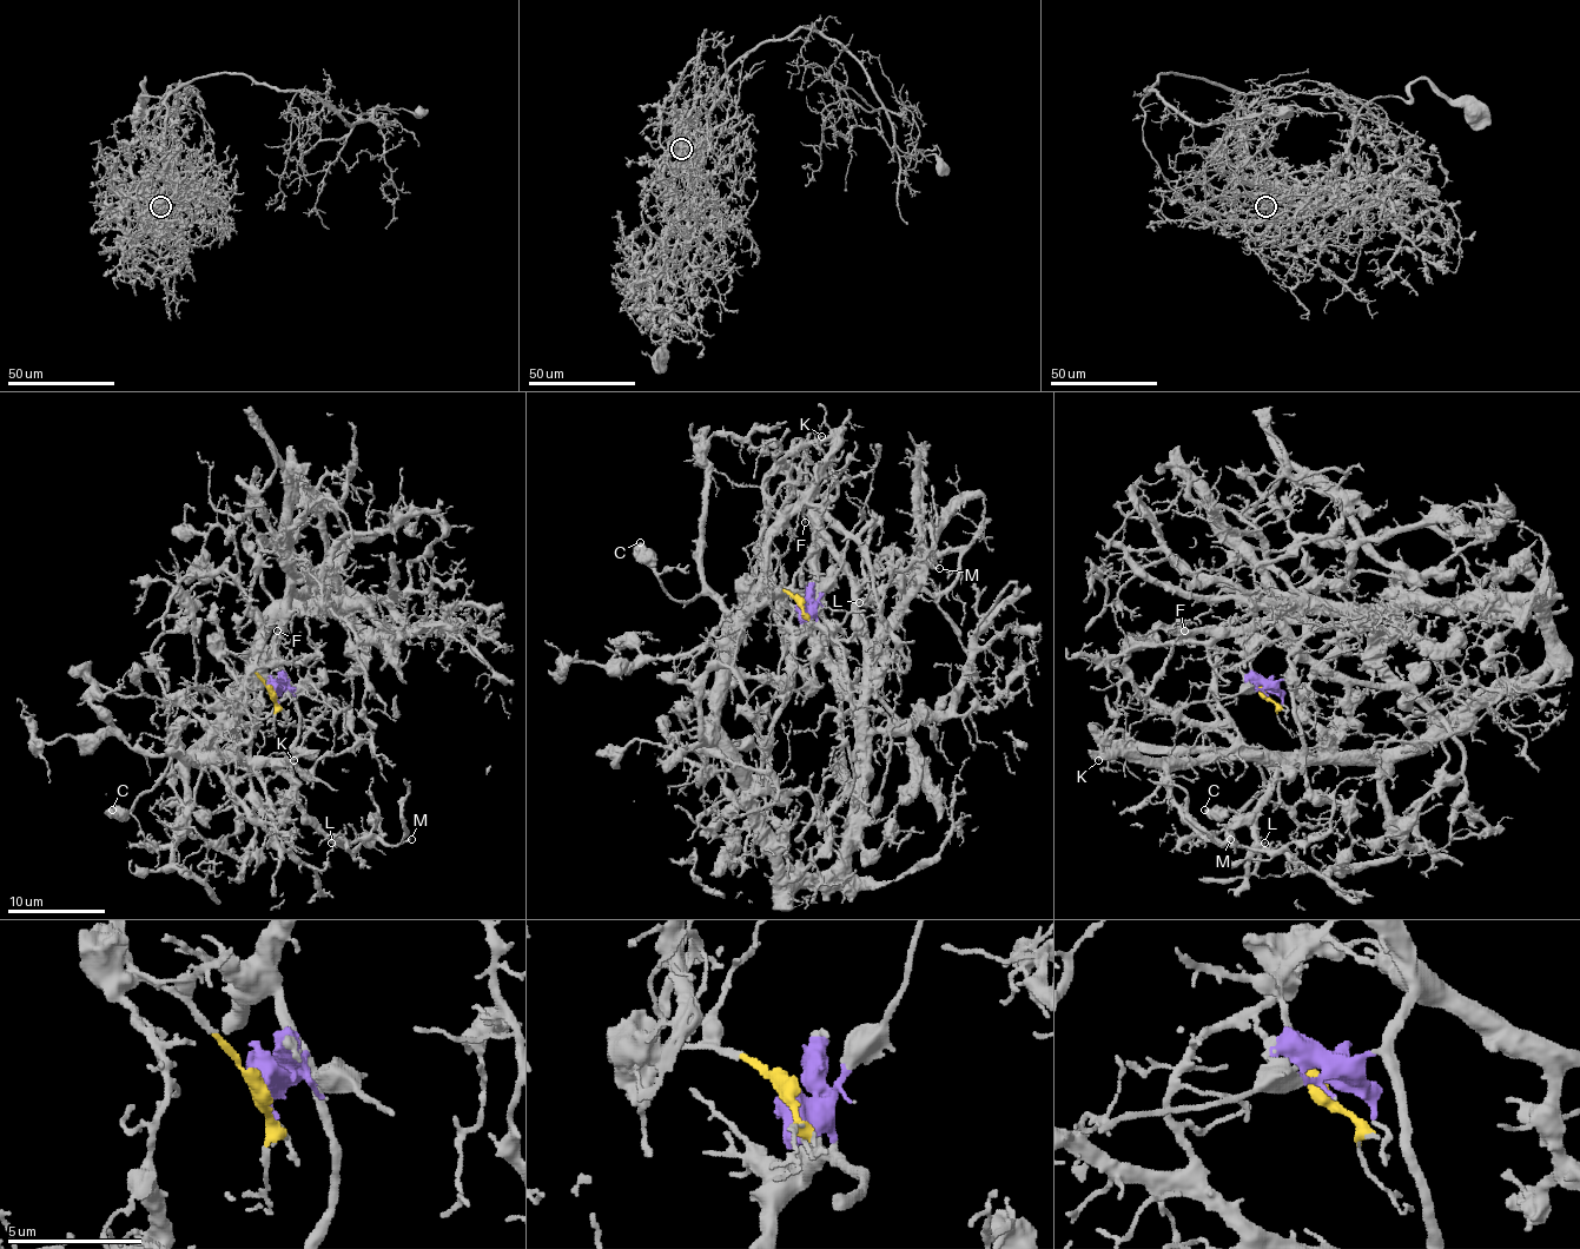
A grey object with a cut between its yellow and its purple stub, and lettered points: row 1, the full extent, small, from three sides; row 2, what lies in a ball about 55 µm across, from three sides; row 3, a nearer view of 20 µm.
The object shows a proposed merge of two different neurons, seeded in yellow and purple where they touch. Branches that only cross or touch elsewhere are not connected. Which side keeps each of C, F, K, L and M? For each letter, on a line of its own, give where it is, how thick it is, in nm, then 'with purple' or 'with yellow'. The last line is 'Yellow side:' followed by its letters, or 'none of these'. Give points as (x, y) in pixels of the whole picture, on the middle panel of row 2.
C: at (640, 542); 550 nm thick; with yellow
F: at (805, 522); 190 nm thick; with yellow
K: at (821, 436); 120 nm thick; with yellow
L: at (859, 602); 160 nm thick; with yellow
M: at (939, 568); 160 nm thick; with yellow
Yellow side: C, F, K, L, M

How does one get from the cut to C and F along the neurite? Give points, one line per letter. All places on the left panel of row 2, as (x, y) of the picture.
C: (272, 691), (243, 661), (226, 654), (238, 695), (233, 741), (206, 761), (174, 757), (129, 810), (111, 810)
F: (272, 691), (238, 656), (224, 656), (238, 688), (231, 720), (240, 712), (265, 718), (284, 693), (277, 629)

